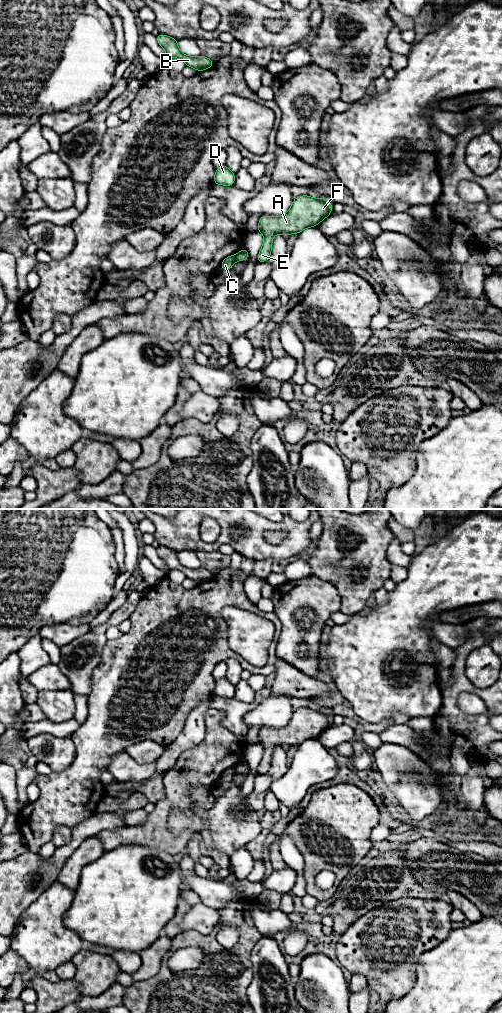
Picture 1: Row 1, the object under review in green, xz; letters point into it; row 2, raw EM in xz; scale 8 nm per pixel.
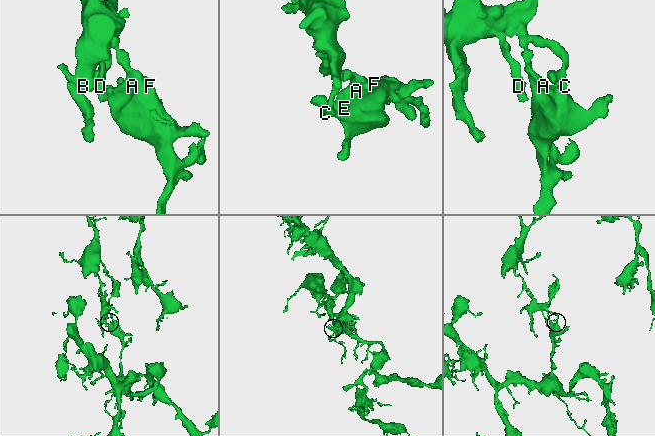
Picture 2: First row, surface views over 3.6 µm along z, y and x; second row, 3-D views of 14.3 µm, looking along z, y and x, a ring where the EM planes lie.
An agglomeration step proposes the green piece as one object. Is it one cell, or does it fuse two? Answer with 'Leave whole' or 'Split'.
Split

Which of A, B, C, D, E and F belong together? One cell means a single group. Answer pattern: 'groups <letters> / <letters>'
groups A E F / B C D

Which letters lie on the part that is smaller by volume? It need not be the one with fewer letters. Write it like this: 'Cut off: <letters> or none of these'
Cut off: B, C, D

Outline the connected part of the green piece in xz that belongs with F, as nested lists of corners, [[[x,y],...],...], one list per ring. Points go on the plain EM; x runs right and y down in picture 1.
[[[302,707],[294,710],[289,723],[278,729],[261,728],[257,743],[264,748],[264,754],[256,773],[263,775],[271,768],[272,752],[275,746],[299,746],[302,742],[317,738],[332,725],[330,712]]]

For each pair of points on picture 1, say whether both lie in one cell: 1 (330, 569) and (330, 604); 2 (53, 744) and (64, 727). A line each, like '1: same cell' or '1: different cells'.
1: different cells
2: different cells

